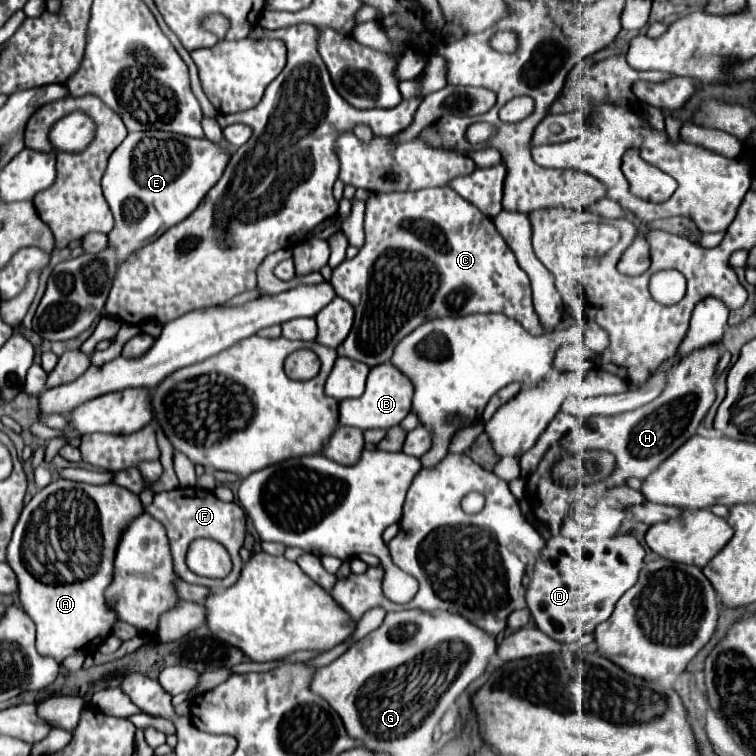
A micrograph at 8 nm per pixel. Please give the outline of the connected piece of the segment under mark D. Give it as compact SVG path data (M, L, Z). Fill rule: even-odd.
M553 535L541 549L527 587L527 607L537 629L561 645L577 643L581 635L593 633L599 623L611 617L621 595L637 583L643 557L645 549L631 535L587 541L585 547L577 547L573 539L563 535Z

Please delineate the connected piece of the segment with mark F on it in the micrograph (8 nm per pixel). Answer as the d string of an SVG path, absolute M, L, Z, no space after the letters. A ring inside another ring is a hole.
M187 487L187 489L173 489L173 491L165 491L165 493L157 493L153 503L145 509L149 515L153 515L165 529L167 529L167 537L171 543L171 553L173 553L173 563L175 563L175 571L179 573L179 577L187 583L195 583L195 585L205 585L213 591L217 589L227 589L229 585L233 585L237 581L237 577L241 575L243 569L243 561L239 557L239 549L243 547L245 541L245 531L247 531L247 515L245 511L237 505L237 503L225 503L219 501L211 491L203 491L197 487ZM195 537L213 537L215 541L219 541L231 555L233 559L233 571L231 575L227 575L225 579L205 579L201 575L195 575L187 565L185 565L185 553L189 543Z

